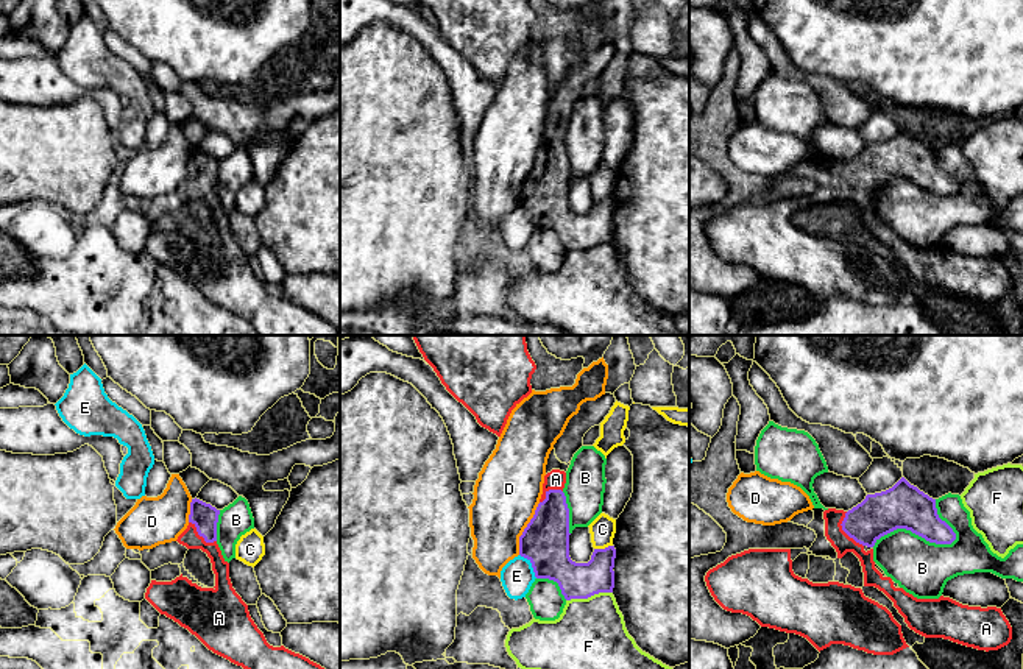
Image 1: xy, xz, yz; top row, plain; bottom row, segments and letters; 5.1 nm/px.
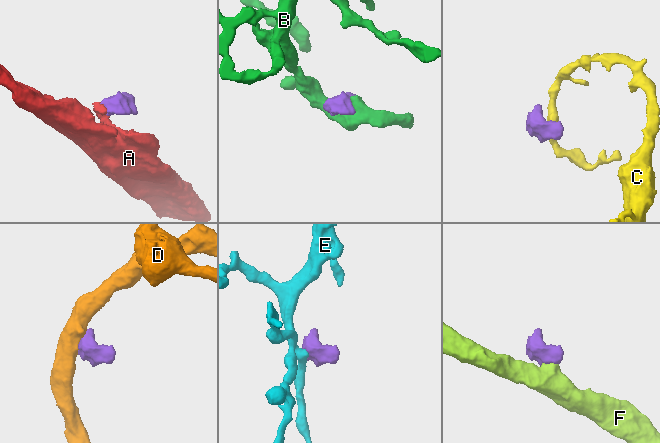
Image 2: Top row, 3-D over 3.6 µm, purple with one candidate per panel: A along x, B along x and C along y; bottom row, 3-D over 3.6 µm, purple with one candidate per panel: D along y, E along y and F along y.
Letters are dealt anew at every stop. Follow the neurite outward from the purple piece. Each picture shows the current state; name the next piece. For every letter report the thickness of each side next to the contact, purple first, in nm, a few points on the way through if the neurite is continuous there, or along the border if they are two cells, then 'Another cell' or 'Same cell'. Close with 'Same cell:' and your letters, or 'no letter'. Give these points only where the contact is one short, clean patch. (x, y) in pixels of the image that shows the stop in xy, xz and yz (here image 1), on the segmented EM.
A: Thickness 220 nm (purple) against 100 nm. Path across: yz (880, 513), (852, 530), (844, 530), (841, 541). Same cell
B: Thickness 240 nm (purple) against 280 nm. Another cell
C: Thickness 190 nm (purple) against 140 nm. Boundary: xz (612, 545), (594, 549). Another cell
D: Thickness 240 nm (purple) against 340 nm. Another cell
E: Thickness 240 nm (purple) against 170 nm. Boundary: xz (520, 554), (530, 563), (537, 577). Another cell
F: Thickness 190 nm (purple) against 360 nm. Boundary: xz (612, 591), (599, 591), (587, 598), (571, 598), (566, 601). Another cell
Same cell: A

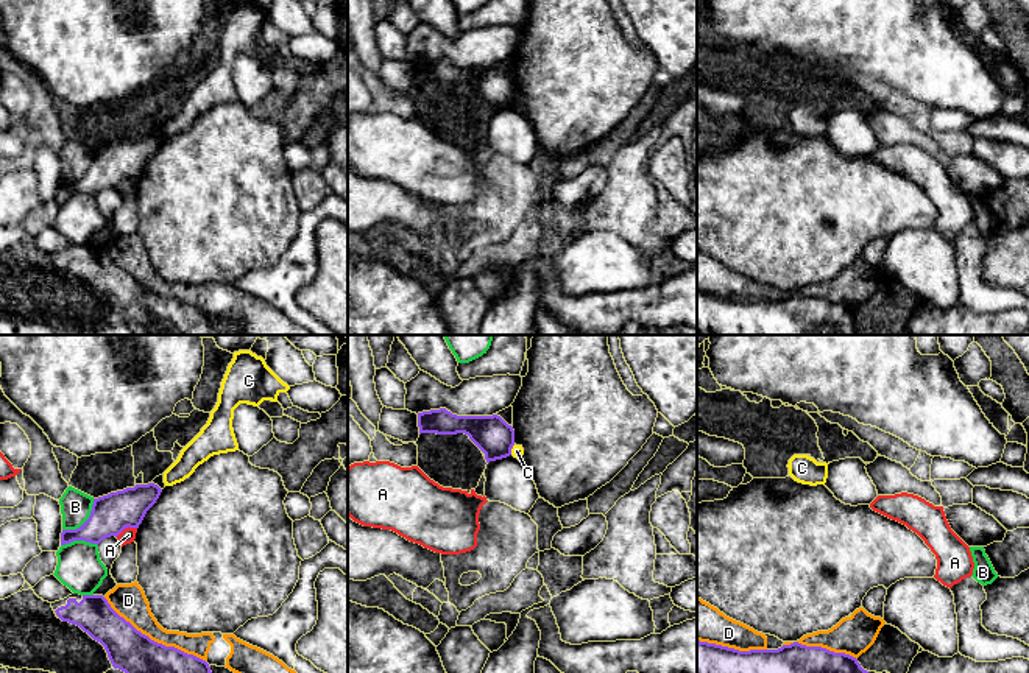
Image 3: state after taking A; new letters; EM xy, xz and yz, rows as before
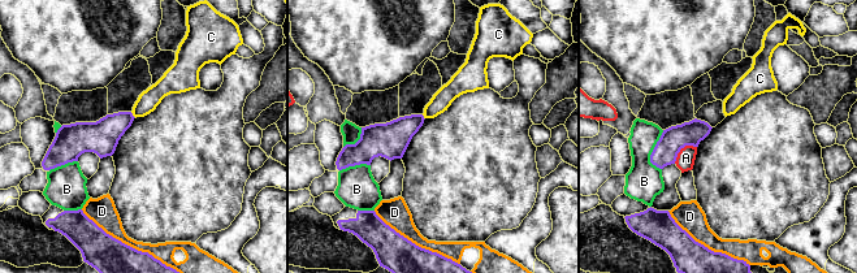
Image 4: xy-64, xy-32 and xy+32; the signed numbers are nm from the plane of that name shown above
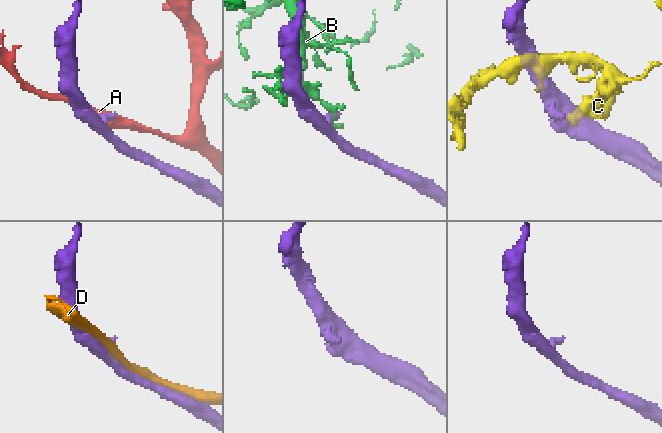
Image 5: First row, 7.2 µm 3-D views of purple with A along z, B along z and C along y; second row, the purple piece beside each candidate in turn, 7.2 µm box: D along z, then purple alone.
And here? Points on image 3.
A: Thickness 200 nm (purple) against 80 nm. Boundary: xy (136, 527), (127, 527), (116, 536). Another cell
B: Thickness 200 nm (purple) against 160 nm. Another cell
C: Thickness 190 nm (purple) against 60 nm. Boundary: xz (515, 444), (510, 454). Another cell
D: Thickness 220 nm (purple) against 180 nm. Another cell
Same cell: no letter

